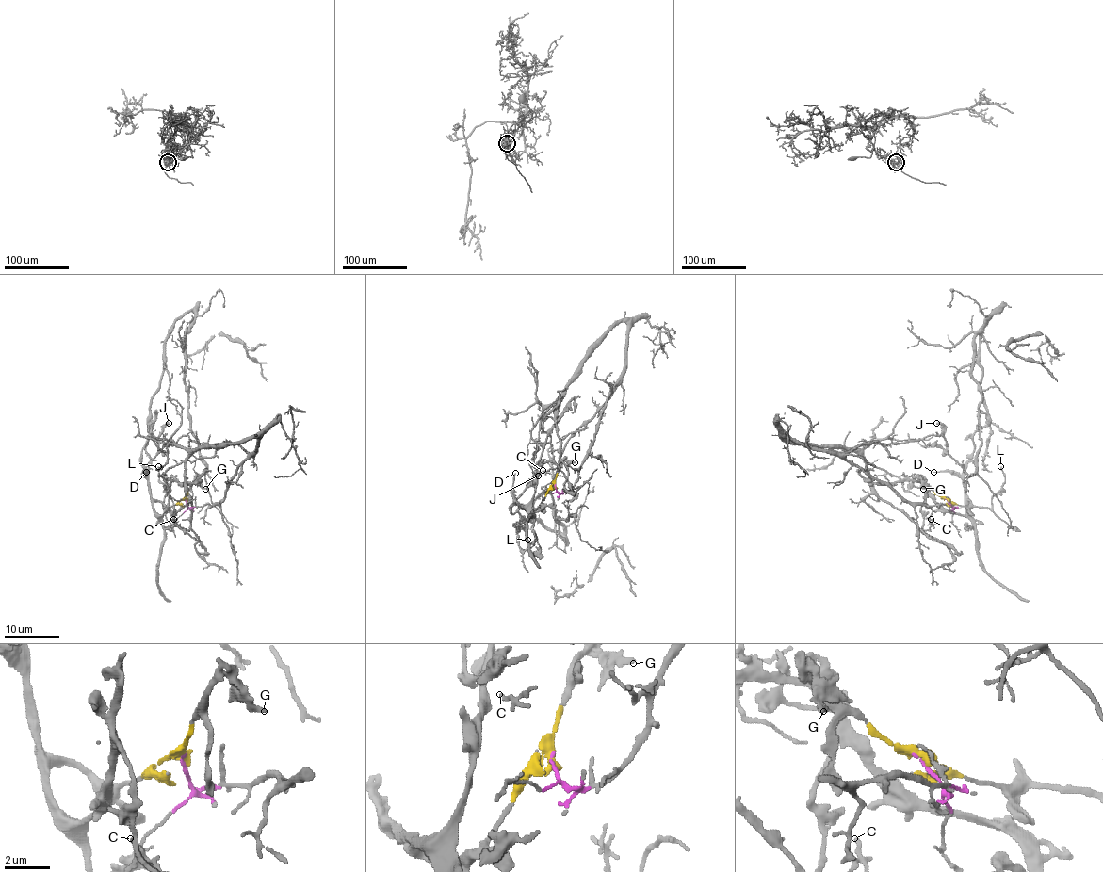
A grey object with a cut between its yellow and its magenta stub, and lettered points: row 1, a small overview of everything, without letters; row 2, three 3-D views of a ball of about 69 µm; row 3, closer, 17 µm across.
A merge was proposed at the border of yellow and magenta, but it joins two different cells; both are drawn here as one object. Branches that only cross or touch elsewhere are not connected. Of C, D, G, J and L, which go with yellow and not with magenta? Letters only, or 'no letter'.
D, G, J, L

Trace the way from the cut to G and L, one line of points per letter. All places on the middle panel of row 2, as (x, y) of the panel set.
G: (556, 486), (556, 474), (563, 460), (575, 463)
L: (556, 486), (551, 488), (535, 512), (532, 530), (535, 540), (529, 543), (527, 540)

